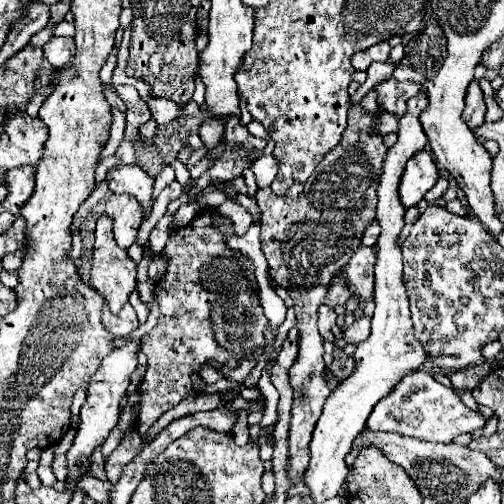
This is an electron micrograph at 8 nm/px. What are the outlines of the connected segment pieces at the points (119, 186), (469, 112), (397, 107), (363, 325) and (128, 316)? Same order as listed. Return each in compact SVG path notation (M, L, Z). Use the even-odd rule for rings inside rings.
M119 164L107 172L107 186L113 194L131 194L135 196L141 206L149 206L151 192L153 192L153 178L147 176L135 164Z
M471 80L469 88L467 88L467 98L465 98L465 112L463 112L463 120L467 122L469 128L475 128L479 124L483 124L485 118L485 98L479 86L479 80Z
M389 78L377 86L377 94L379 94L377 102L385 112L403 116L403 112L407 110L407 100L415 96L419 90L421 90L419 84L399 82L395 78Z
M363 316L359 322L347 326L345 330L347 332L343 332L343 338L347 340L347 344L355 344L357 346L359 342L363 342L369 336L369 332L371 332L371 320Z
M127 302L117 314L107 312L107 304L103 306L103 326L113 334L113 336L129 336L133 330L137 330L137 314L133 306Z

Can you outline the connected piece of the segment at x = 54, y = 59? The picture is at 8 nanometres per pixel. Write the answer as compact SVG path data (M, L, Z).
M53 36L45 46L45 58L51 62L53 68L61 68L65 64L69 64L73 60L75 54L75 44L73 38L61 38L61 36Z

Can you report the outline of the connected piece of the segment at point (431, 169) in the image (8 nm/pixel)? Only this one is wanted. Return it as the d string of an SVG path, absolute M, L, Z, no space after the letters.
M417 152L405 166L405 172L401 176L399 182L399 200L405 208L417 206L423 196L433 188L433 184L437 182L439 172L437 166L433 162L433 158L429 156L429 152Z

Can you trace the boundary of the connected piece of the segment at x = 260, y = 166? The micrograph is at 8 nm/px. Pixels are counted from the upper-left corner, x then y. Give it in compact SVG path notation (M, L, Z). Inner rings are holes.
M263 154L255 164L253 164L253 172L257 178L257 186L259 188L267 188L273 178L277 176L279 170L279 162L273 158L273 154Z

